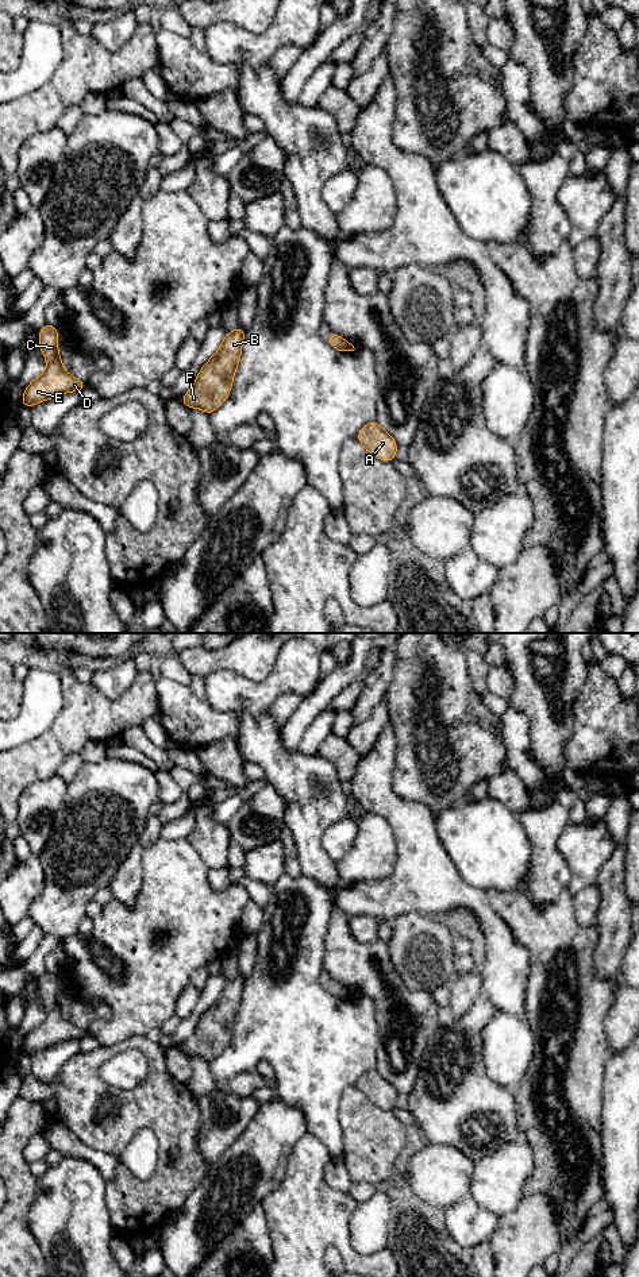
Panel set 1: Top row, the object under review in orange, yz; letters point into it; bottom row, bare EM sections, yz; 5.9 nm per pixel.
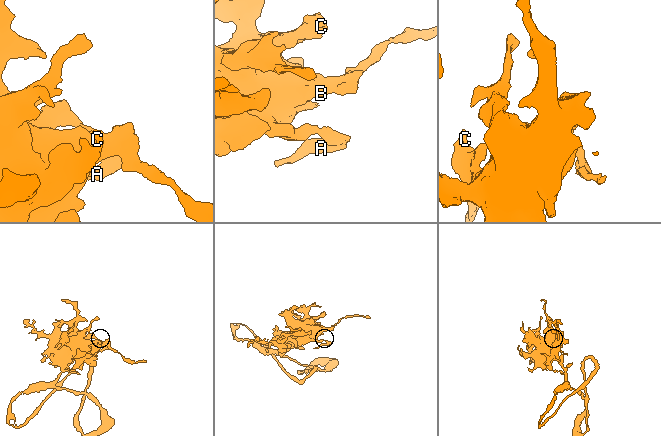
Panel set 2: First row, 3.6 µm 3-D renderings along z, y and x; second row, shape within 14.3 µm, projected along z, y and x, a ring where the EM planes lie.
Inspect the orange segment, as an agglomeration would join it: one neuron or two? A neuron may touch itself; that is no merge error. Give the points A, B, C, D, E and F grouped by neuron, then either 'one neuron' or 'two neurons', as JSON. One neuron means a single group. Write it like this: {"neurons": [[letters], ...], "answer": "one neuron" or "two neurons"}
{"neurons": [["A", "B", "C", "D", "E", "F"]], "answer": "one neuron"}

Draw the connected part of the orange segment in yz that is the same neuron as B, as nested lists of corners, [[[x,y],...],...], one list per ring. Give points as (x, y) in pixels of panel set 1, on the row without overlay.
[[[240,973],[227,980],[219,998],[201,1015],[193,1034],[181,1046],[188,1057],[197,1056],[211,1062],[230,1043],[245,983],[246,979]]]

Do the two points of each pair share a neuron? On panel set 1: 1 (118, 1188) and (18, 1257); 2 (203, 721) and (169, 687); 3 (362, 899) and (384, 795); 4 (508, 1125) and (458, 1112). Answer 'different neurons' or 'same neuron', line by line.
1: different neurons
2: same neuron
3: same neuron
4: same neuron

